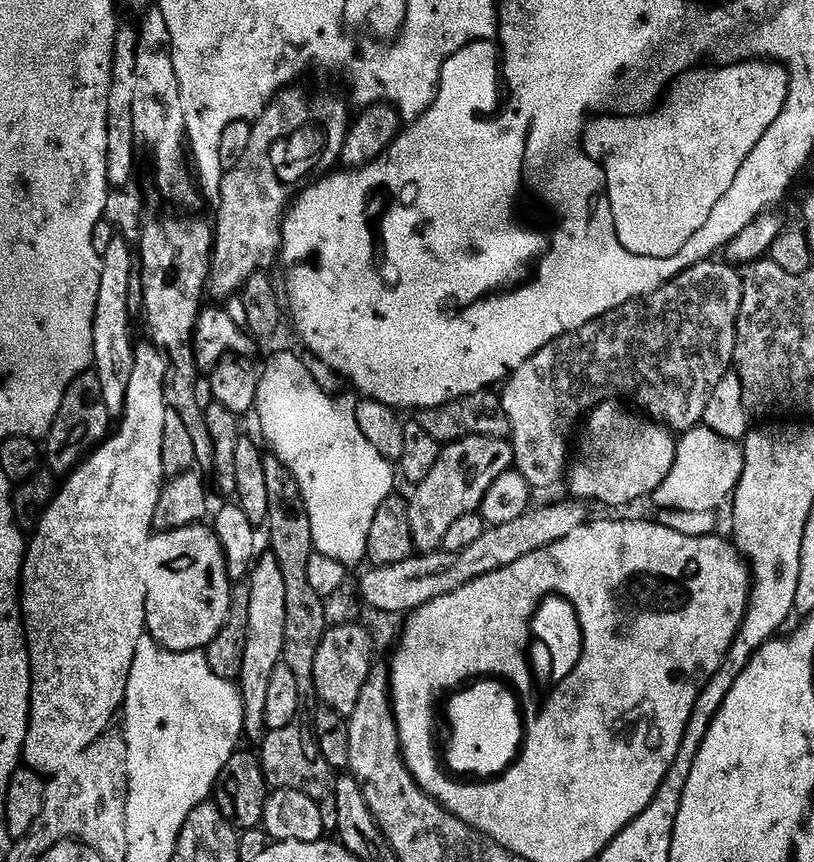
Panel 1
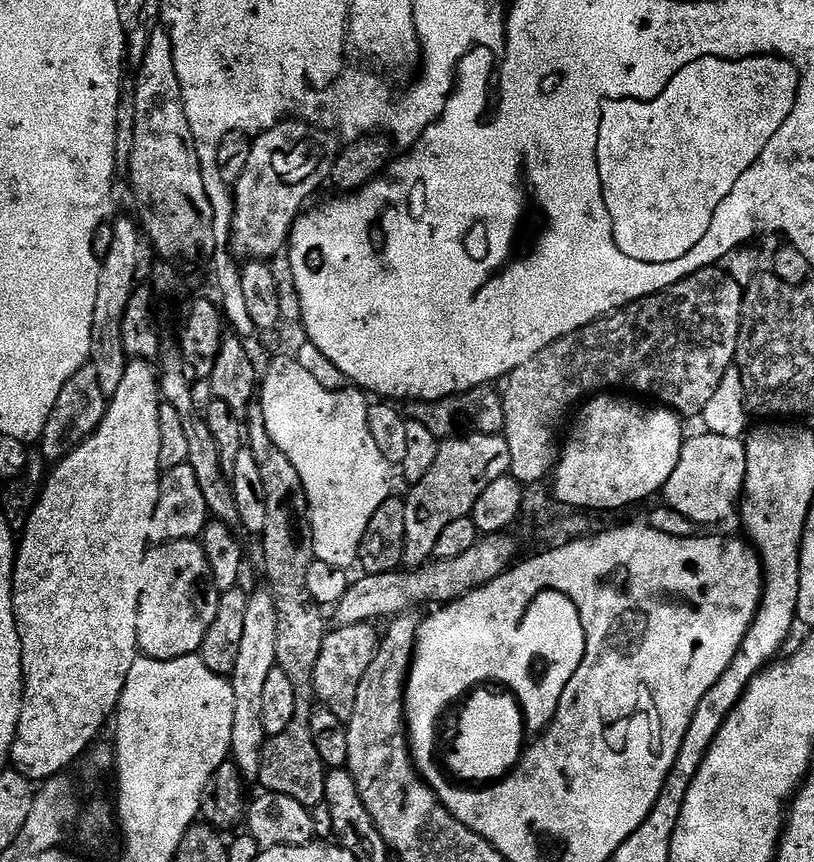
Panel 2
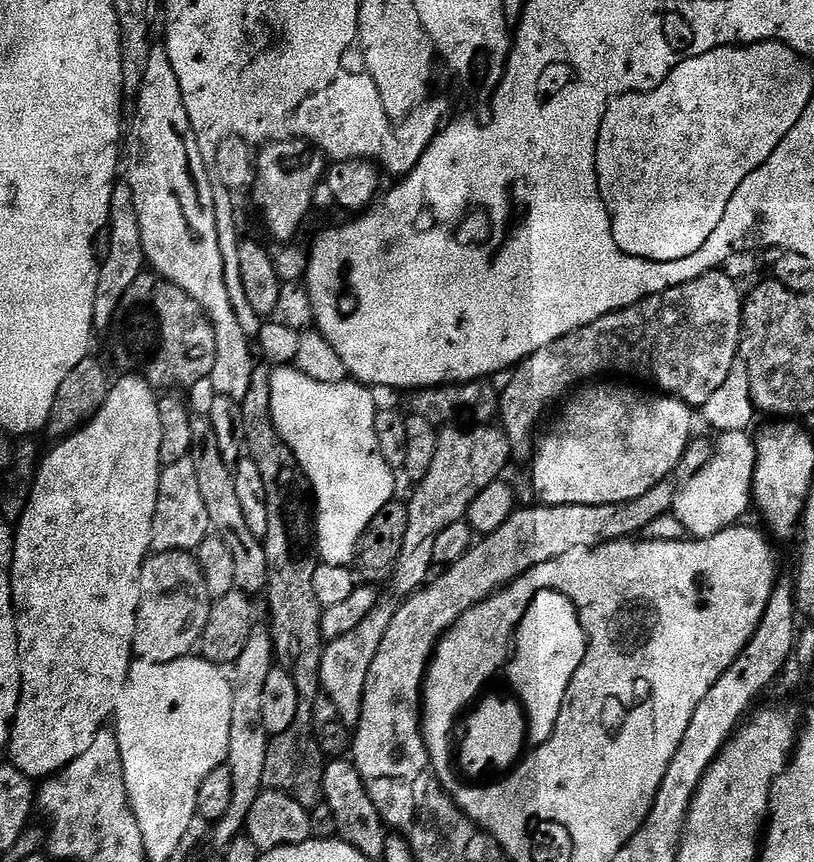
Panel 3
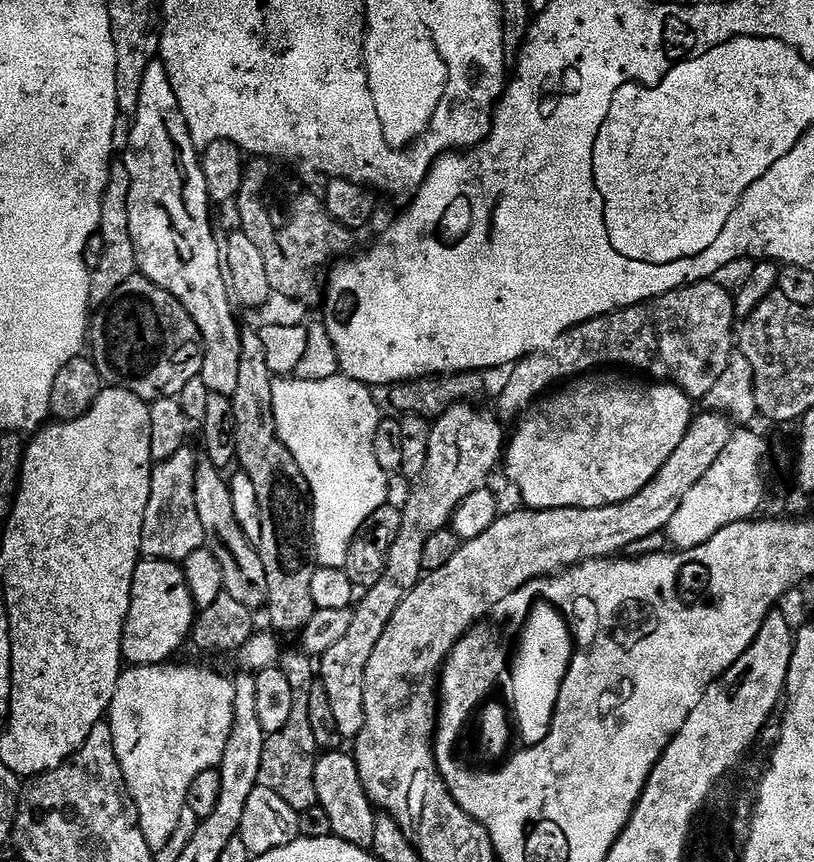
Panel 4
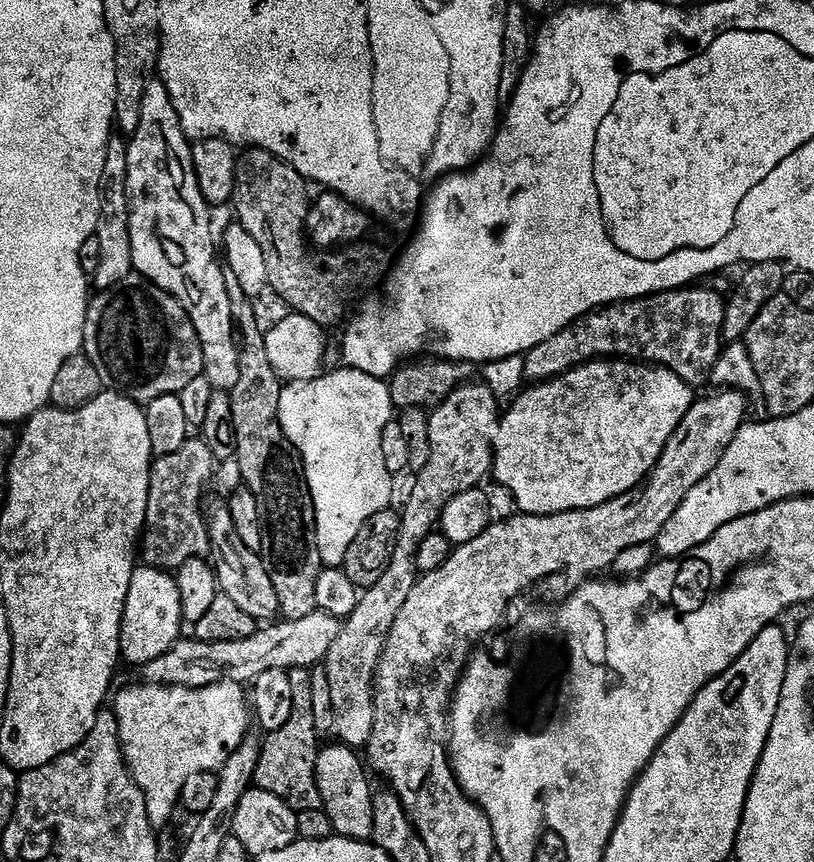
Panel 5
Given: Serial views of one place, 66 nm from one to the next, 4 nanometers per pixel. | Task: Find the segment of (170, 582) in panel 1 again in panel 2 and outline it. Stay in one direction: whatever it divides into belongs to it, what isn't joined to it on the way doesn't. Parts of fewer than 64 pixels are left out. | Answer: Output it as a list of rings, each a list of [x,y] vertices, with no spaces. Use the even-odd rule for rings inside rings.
[[[199,539],[175,540],[169,544],[149,547],[144,555],[142,574],[144,583],[138,610],[139,651],[155,660],[173,660],[179,656],[199,653],[206,638],[206,630],[210,630],[214,614],[218,614],[218,602],[222,595],[221,589],[216,587],[216,582],[212,578],[212,567],[204,553],[203,543]]]

